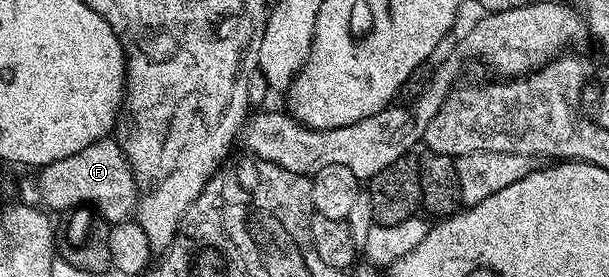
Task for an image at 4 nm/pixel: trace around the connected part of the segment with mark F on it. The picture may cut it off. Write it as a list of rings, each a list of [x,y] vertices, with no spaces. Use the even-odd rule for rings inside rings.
[[[108,136],[97,140],[89,144],[89,148],[81,148],[81,152],[65,156],[65,160],[57,160],[42,167],[38,174],[37,189],[42,203],[46,207],[52,206],[49,207],[52,211],[71,212],[90,204],[111,224],[126,222],[136,213],[137,199],[141,191],[135,184],[135,173],[114,137]]]

